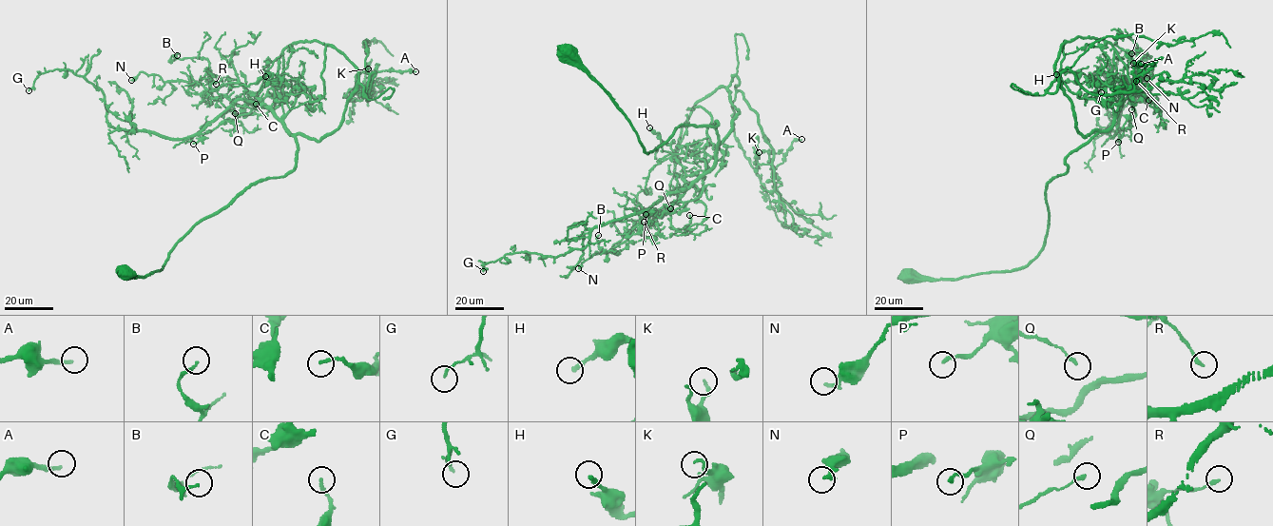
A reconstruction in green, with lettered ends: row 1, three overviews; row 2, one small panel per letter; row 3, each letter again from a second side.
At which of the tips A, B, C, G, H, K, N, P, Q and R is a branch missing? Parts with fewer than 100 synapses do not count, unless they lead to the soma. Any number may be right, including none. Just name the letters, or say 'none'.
none

